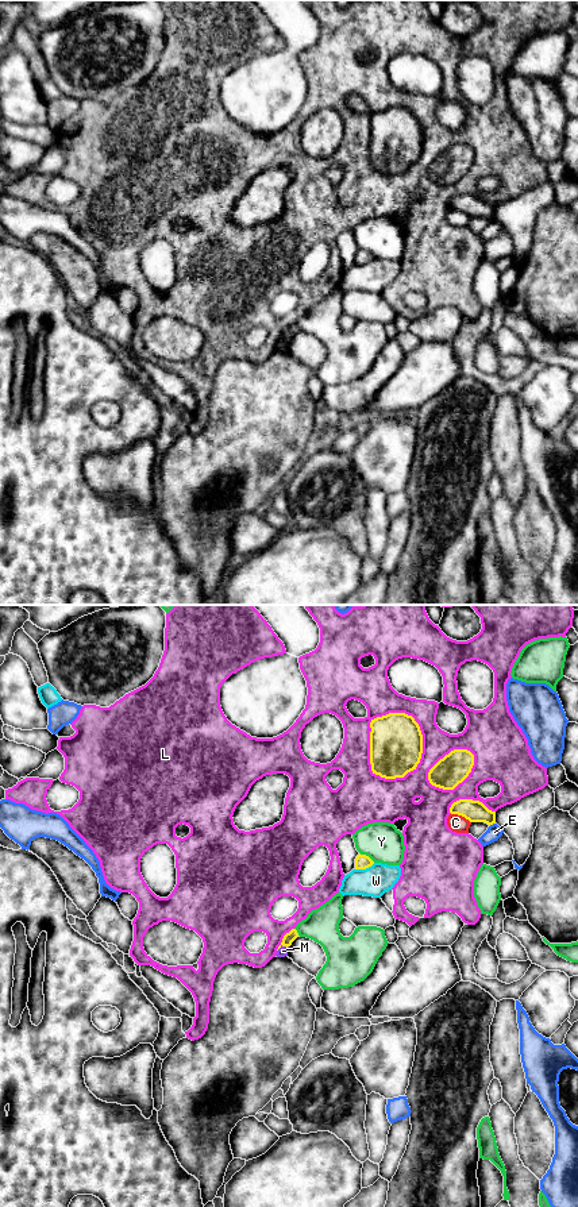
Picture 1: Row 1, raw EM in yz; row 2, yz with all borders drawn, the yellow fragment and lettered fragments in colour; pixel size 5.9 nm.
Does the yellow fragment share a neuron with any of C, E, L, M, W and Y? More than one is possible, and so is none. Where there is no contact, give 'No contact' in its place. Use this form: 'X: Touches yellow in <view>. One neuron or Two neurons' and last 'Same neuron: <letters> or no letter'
C: Touches yellow in yz. Two neurons
E: Touches yellow in yz. Two neurons
L: Touches yellow in yz. Two neurons
M: Touches yellow in yz. Two neurons
W: Touches yellow in yz. Two neurons
Y: Touches yellow in yz. Two neurons
Same neuron: no letter

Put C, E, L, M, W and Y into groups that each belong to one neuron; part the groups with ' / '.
C / E / L / M / W / Y

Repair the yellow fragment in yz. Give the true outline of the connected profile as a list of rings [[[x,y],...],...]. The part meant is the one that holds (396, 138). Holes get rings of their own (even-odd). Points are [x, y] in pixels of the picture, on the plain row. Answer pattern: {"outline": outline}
{"outline": [[[389,108],[371,115],[370,123],[373,169],[396,174],[416,165],[423,149],[423,130],[412,111]]]}

